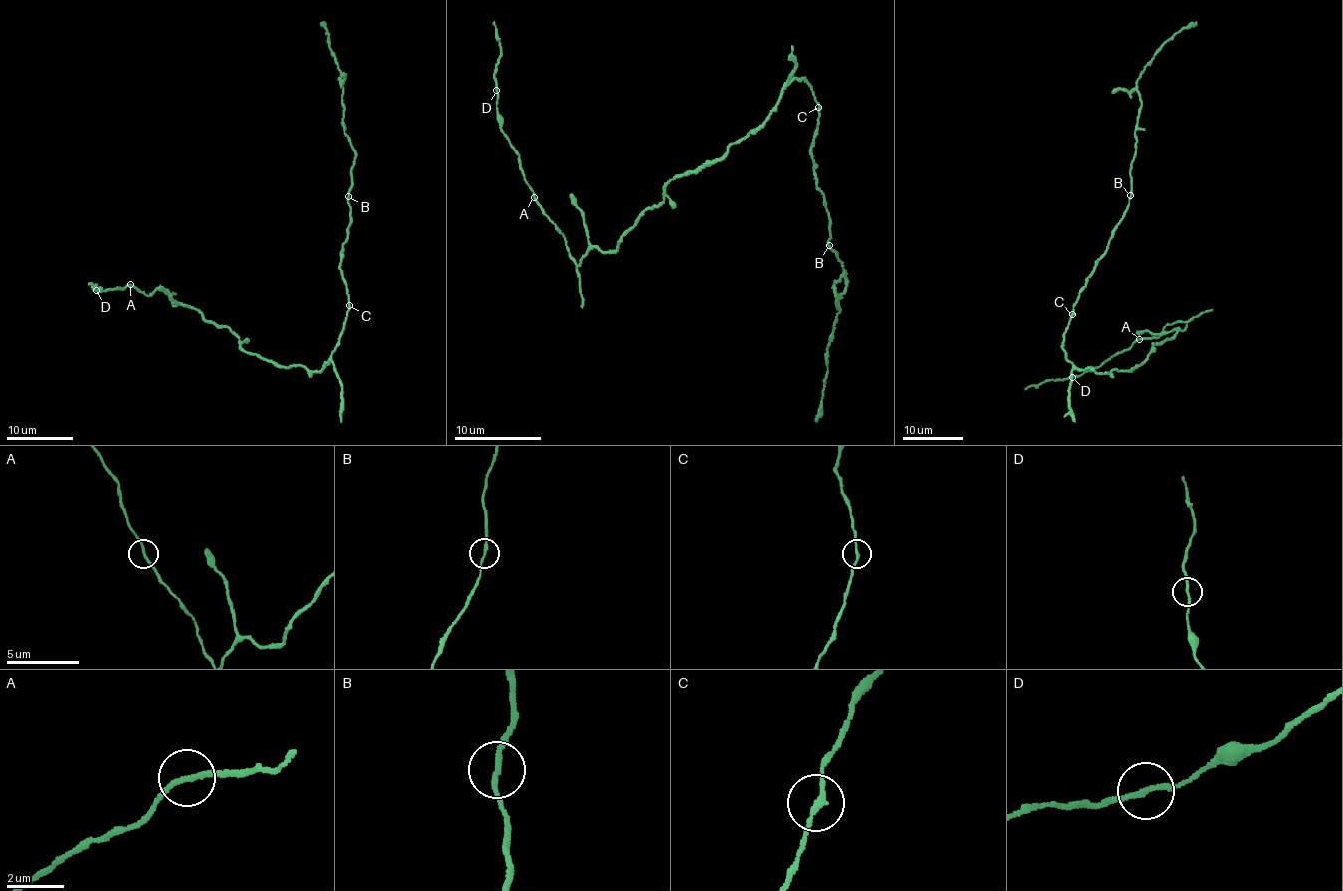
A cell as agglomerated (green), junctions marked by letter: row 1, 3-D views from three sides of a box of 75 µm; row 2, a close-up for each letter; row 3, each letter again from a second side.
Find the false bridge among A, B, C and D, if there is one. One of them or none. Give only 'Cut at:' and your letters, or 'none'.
Cut at: none

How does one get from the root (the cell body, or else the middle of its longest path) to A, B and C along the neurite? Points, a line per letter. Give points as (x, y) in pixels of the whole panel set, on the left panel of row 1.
A: (329, 359), (316, 372), (276, 366), (241, 348), (227, 327), (172, 304), (161, 289), (147, 295), (130, 284)
B: (329, 359), (349, 310), (349, 295), (339, 268), (341, 245), (347, 239), (350, 222), (348, 197)
C: (329, 359), (343, 331), (349, 305)

